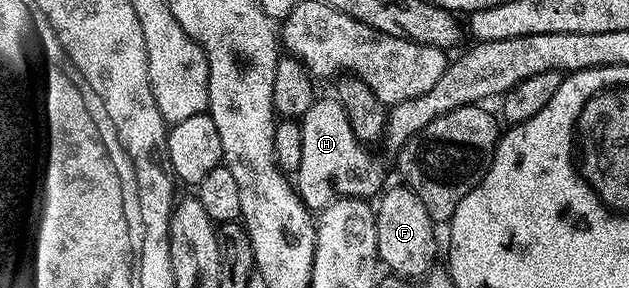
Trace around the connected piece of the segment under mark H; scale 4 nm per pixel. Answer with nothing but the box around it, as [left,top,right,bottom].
[296,96,383,211]

